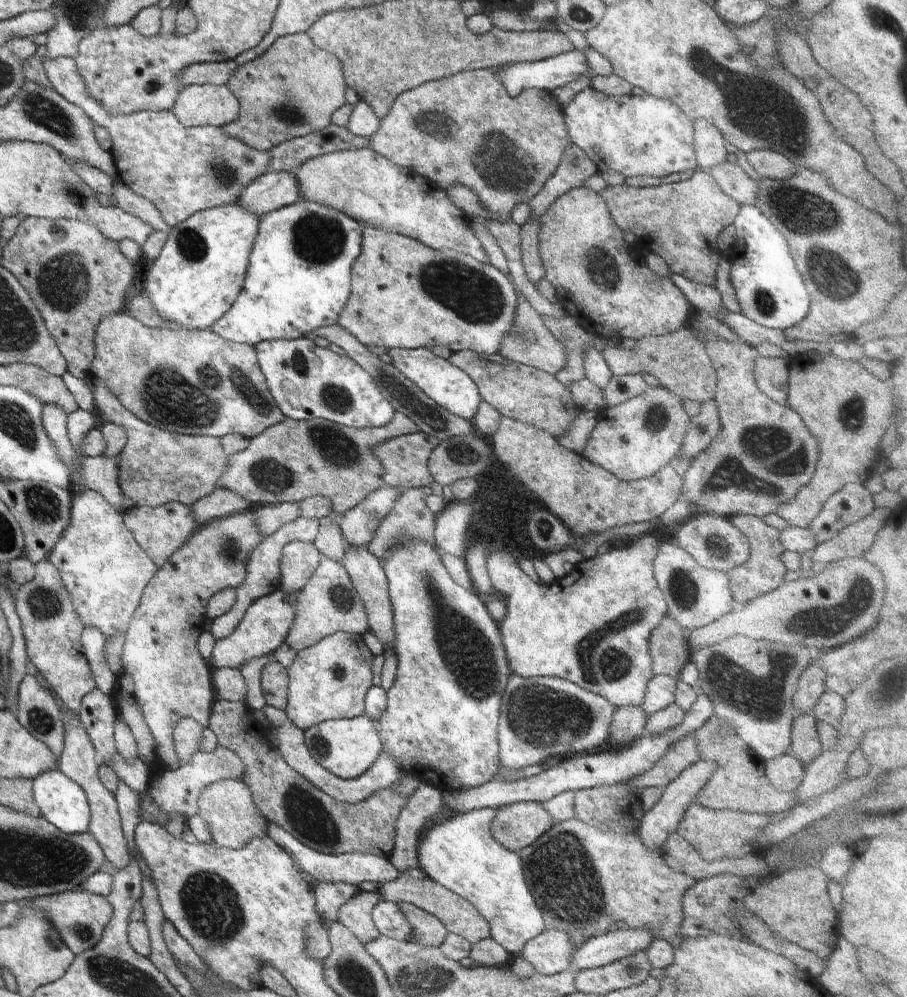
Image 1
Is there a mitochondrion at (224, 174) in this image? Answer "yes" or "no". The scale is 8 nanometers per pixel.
yes

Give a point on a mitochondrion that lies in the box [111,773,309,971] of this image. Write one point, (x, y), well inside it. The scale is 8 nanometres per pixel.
(211, 907)

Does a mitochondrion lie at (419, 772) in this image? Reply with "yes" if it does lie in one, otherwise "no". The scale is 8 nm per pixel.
no

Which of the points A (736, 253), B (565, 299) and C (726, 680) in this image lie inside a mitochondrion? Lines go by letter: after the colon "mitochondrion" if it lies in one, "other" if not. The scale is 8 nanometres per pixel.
A: other
B: other
C: mitochondrion

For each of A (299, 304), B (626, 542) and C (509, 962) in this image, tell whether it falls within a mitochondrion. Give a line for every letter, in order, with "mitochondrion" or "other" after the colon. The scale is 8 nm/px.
A: other
B: other
C: other

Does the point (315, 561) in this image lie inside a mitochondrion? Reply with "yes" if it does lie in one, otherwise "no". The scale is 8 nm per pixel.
no

